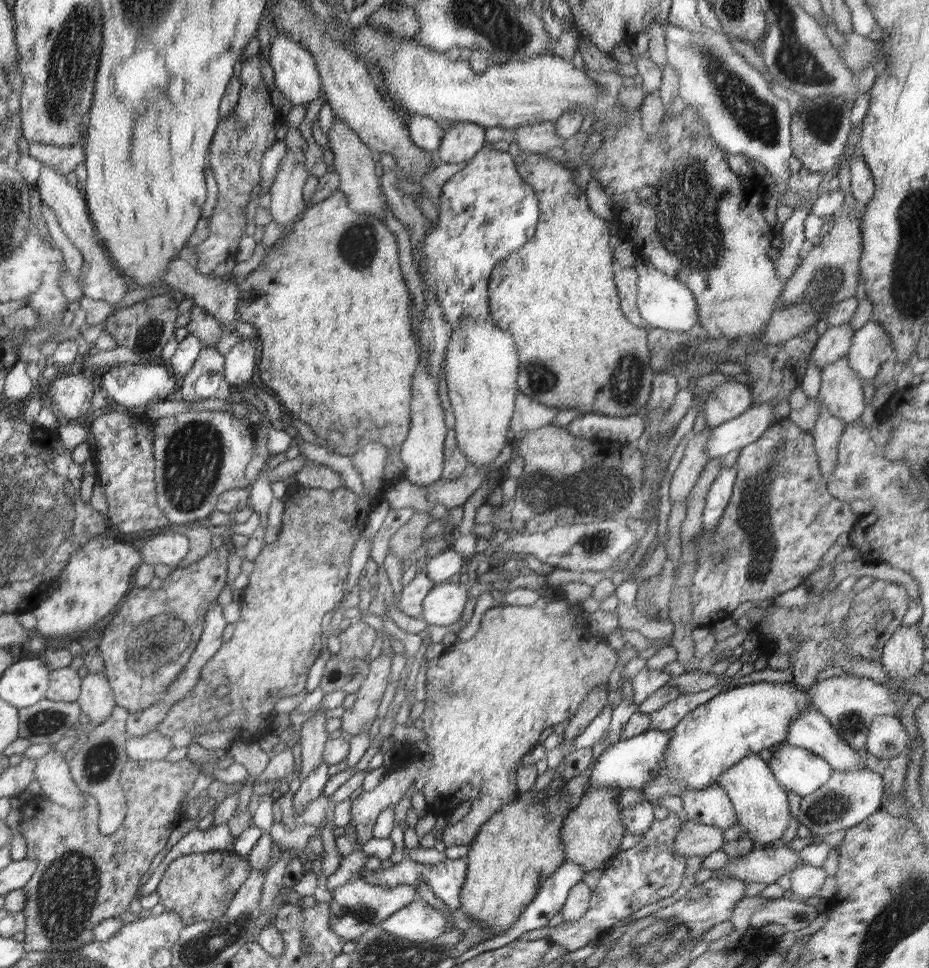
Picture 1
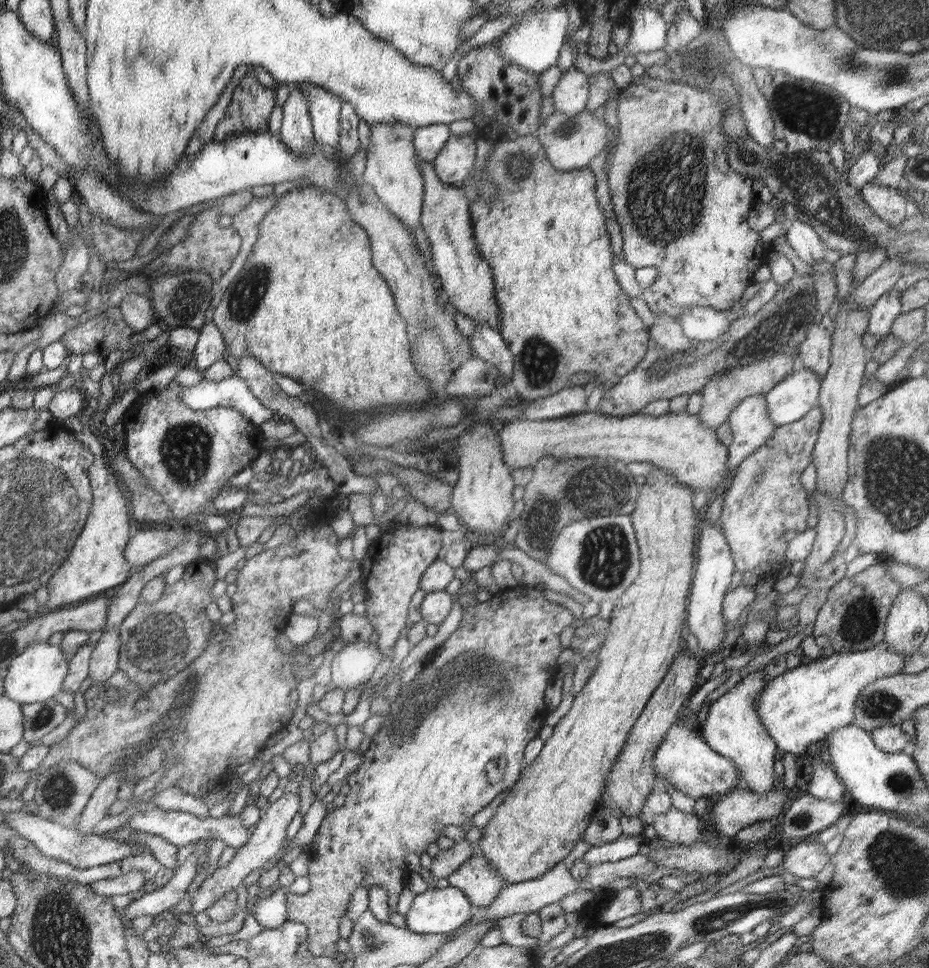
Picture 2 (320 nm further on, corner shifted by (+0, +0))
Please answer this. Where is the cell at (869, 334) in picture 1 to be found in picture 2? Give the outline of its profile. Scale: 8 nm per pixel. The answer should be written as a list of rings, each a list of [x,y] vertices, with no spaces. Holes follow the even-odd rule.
[[[891,289],[869,307],[869,323],[867,331],[870,334],[884,338],[891,332],[894,319],[902,313],[900,295],[900,292]]]

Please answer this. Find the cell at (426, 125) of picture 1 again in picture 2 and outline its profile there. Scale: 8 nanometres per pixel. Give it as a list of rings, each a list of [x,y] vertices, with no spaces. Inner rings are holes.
[[[447,124],[423,126],[414,129],[413,146],[417,158],[433,162],[452,136],[453,134]]]

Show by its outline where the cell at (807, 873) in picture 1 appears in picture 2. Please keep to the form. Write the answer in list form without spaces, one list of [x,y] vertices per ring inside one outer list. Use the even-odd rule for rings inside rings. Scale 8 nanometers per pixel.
[[[798,841],[797,845],[784,855],[783,866],[787,872],[799,878],[812,878],[826,866],[831,856],[824,850],[822,842],[805,843]]]

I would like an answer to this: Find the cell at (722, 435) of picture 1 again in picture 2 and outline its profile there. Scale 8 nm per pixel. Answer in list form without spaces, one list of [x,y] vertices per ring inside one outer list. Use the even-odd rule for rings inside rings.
[[[798,366],[765,394],[769,417],[776,426],[784,426],[800,420],[813,406],[818,405],[821,378],[813,370]]]

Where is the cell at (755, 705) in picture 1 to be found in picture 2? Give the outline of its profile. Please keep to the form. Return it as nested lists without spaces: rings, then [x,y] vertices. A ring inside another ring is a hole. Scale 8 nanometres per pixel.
[[[884,641],[858,652],[839,652],[818,656],[807,665],[800,664],[793,669],[787,669],[785,673],[773,680],[768,680],[766,686],[758,694],[758,716],[777,747],[798,756],[805,752],[812,743],[824,741],[831,732],[854,724],[854,707],[862,690],[875,680],[902,673],[906,659],[904,655],[891,649]]]

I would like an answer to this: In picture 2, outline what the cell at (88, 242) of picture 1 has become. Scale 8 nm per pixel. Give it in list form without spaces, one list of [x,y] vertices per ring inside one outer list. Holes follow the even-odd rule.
[[[131,292],[118,306],[125,323],[134,331],[153,328],[154,316],[151,300],[145,292]]]

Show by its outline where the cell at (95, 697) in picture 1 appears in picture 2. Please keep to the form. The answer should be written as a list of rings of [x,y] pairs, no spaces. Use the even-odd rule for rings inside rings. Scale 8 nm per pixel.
[[[119,630],[104,631],[93,648],[89,662],[89,676],[94,683],[103,683],[119,669]]]

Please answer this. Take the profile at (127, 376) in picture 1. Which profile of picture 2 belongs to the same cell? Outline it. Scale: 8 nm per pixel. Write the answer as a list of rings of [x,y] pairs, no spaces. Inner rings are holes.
[[[236,374],[221,381],[202,379],[194,387],[183,387],[182,399],[192,410],[218,407],[237,410],[256,426],[278,418],[278,414],[264,406],[248,383]]]

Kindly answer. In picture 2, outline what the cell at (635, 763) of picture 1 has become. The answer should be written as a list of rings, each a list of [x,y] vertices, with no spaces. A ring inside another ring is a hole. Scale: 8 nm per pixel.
[[[679,720],[668,729],[664,742],[656,750],[652,768],[658,782],[657,788],[661,786],[660,782],[663,784],[666,781],[697,799],[724,796],[739,786],[736,764],[730,758],[713,751],[700,734],[699,728],[689,726],[686,722],[681,724]]]

